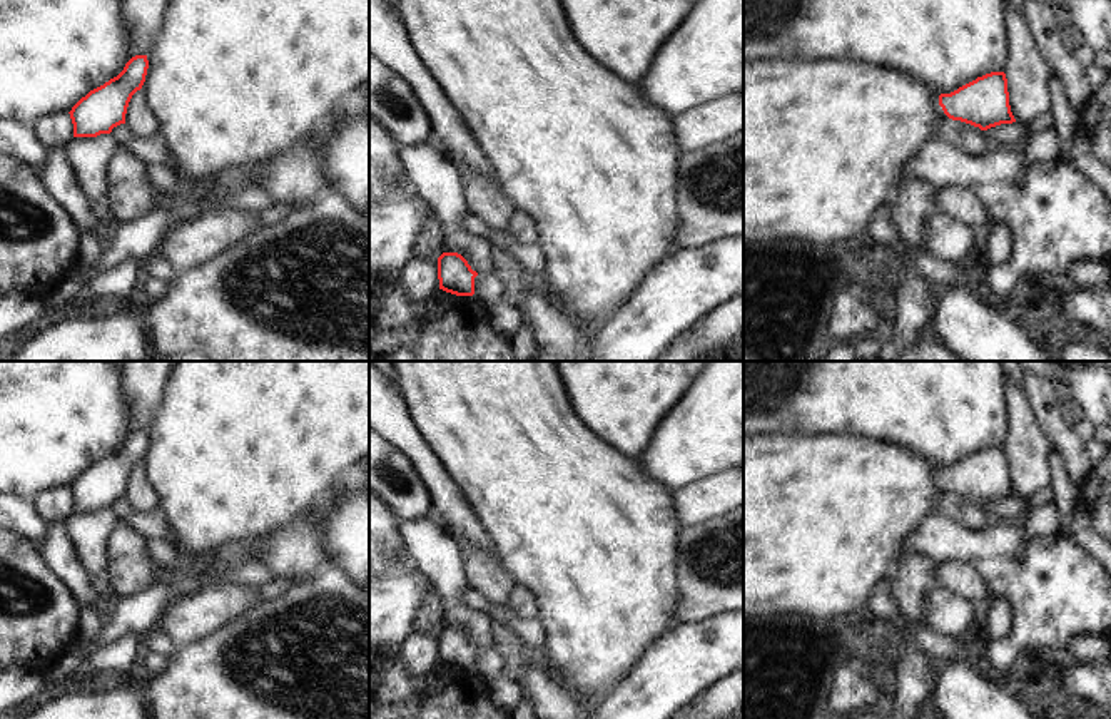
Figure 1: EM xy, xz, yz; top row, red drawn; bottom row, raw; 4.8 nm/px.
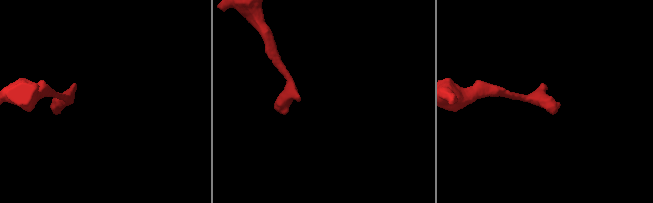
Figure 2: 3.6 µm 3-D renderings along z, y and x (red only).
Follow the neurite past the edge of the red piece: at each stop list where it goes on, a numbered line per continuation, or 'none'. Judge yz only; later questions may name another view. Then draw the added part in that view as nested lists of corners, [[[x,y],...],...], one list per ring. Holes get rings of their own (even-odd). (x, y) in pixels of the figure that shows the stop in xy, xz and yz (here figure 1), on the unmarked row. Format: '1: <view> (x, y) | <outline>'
none

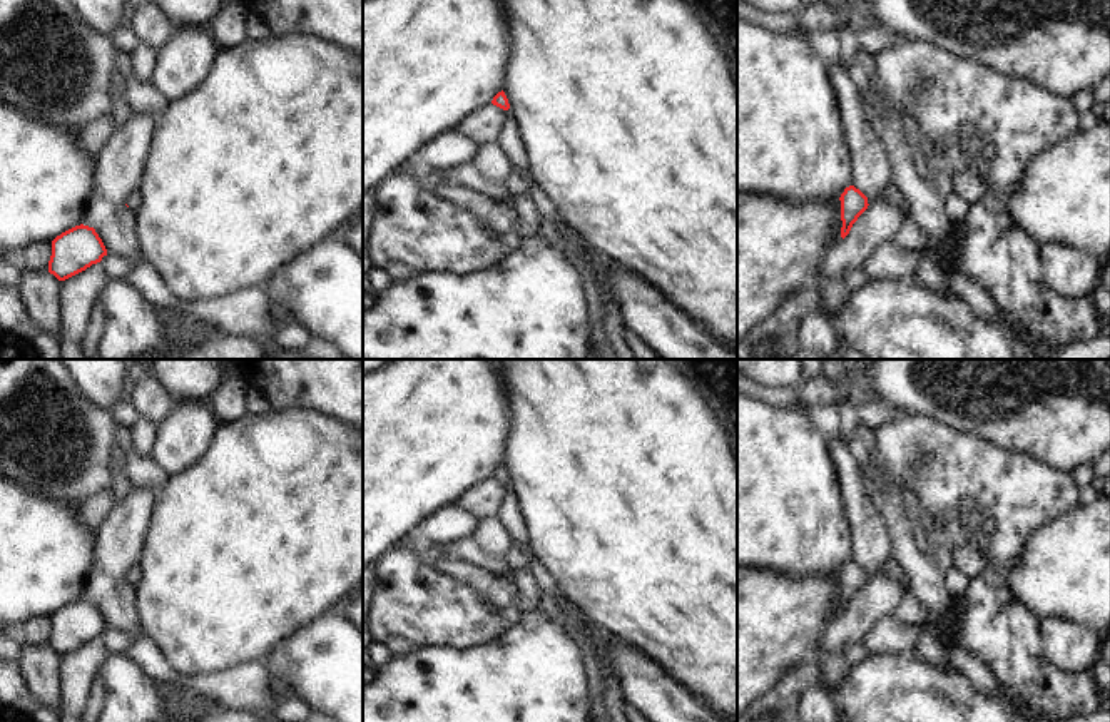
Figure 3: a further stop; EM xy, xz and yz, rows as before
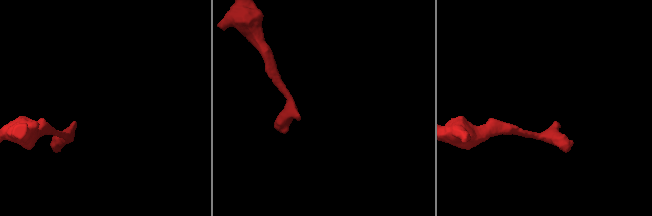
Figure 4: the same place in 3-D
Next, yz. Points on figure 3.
1: yz (891, 570) | [[[894,557],[886,560],[878,570],[868,572],[868,578],[884,578],[896,583],[904,592],[911,590],[911,577]]]

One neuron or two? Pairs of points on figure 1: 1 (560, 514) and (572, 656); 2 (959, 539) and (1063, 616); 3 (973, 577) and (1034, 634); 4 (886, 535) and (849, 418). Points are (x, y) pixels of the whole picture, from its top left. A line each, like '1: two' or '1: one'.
1: one
2: one
3: two
4: two

